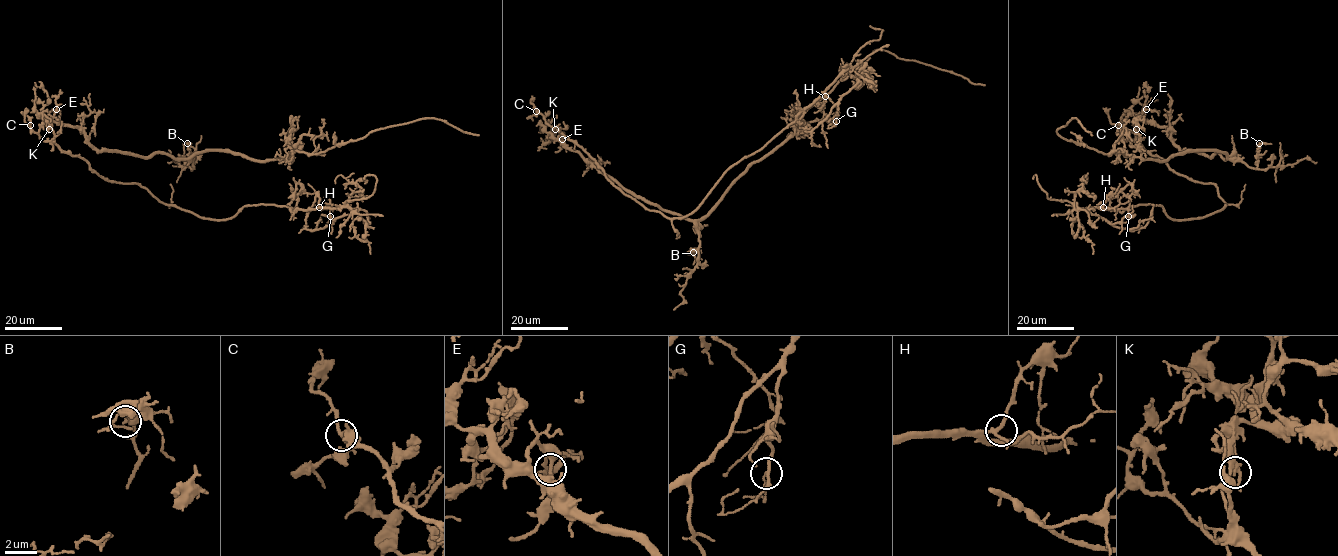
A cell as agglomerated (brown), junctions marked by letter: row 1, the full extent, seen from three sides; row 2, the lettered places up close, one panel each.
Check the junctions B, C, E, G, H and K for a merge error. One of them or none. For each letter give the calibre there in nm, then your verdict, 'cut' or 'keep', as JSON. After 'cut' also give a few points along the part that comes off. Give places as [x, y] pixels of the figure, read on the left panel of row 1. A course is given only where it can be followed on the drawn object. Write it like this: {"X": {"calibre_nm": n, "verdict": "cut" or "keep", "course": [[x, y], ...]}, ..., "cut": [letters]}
{"B": {"calibre_nm": 170, "verdict": "keep"}, "C": {"calibre_nm": 200, "verdict": "keep"}, "E": {"calibre_nm": 240, "verdict": "keep"}, "G": {"calibre_nm": 160, "verdict": "keep"}, "H": {"calibre_nm": 200, "verdict": "keep"}, "K": {"calibre_nm": 180, "verdict": "cut", "course": [[49, 129], [98, 175], [138, 183], [199, 217], [223, 220], [260, 204], [355, 210], [309, 230], [315, 205]]}, "cut": ["K"]}

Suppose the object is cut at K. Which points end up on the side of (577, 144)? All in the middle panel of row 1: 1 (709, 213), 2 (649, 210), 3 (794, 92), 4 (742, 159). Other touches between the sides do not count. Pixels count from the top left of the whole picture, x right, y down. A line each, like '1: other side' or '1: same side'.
1: other side
2: same side
3: same side
4: same side

